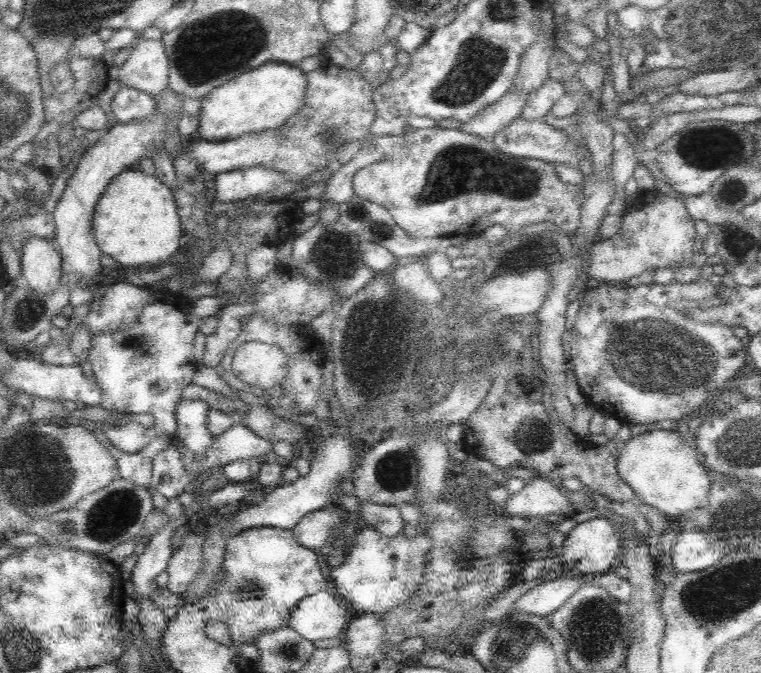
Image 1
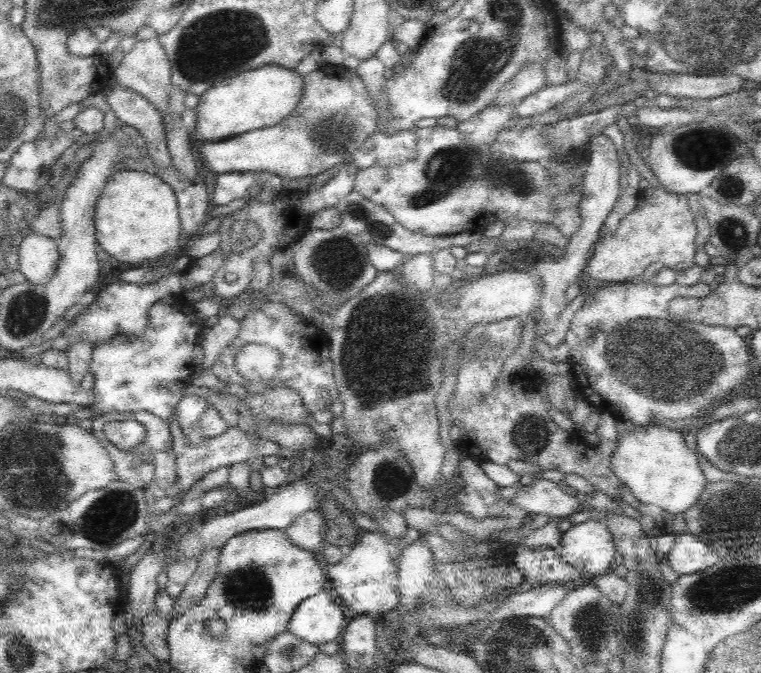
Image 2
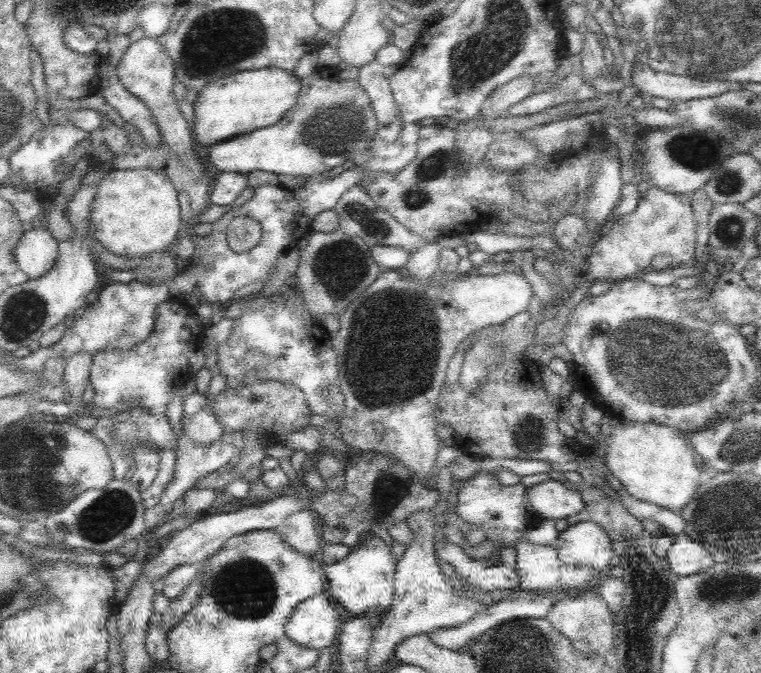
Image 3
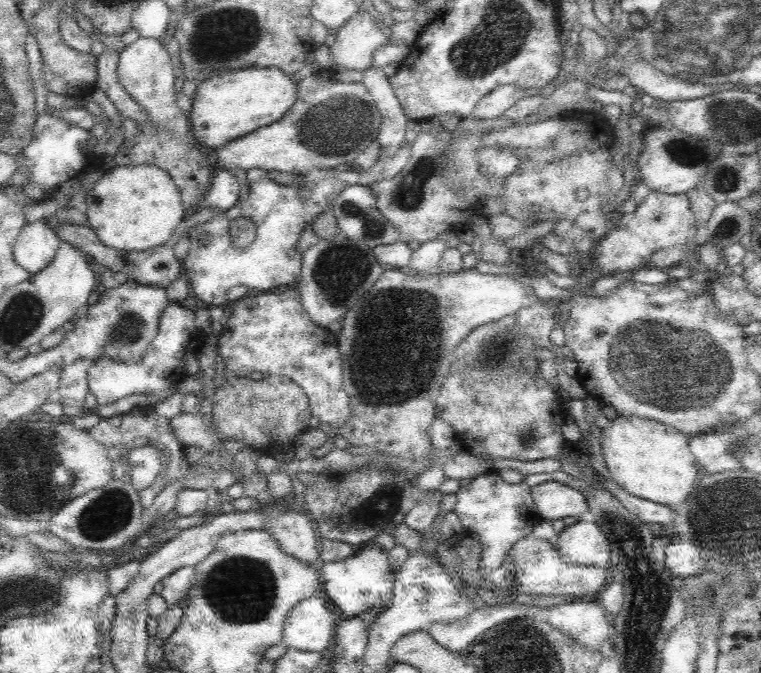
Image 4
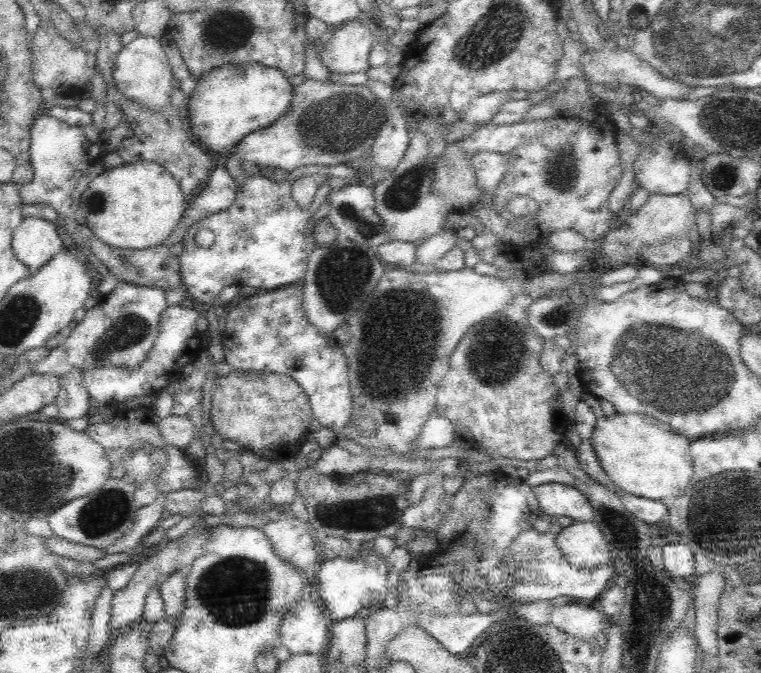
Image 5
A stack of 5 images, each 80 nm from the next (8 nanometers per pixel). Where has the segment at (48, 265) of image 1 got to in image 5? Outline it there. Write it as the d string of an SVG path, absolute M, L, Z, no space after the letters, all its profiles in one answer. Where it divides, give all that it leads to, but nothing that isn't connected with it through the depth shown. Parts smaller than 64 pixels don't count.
M24 217L11 243L14 257L30 270L40 269L67 247L60 227L44 218Z

